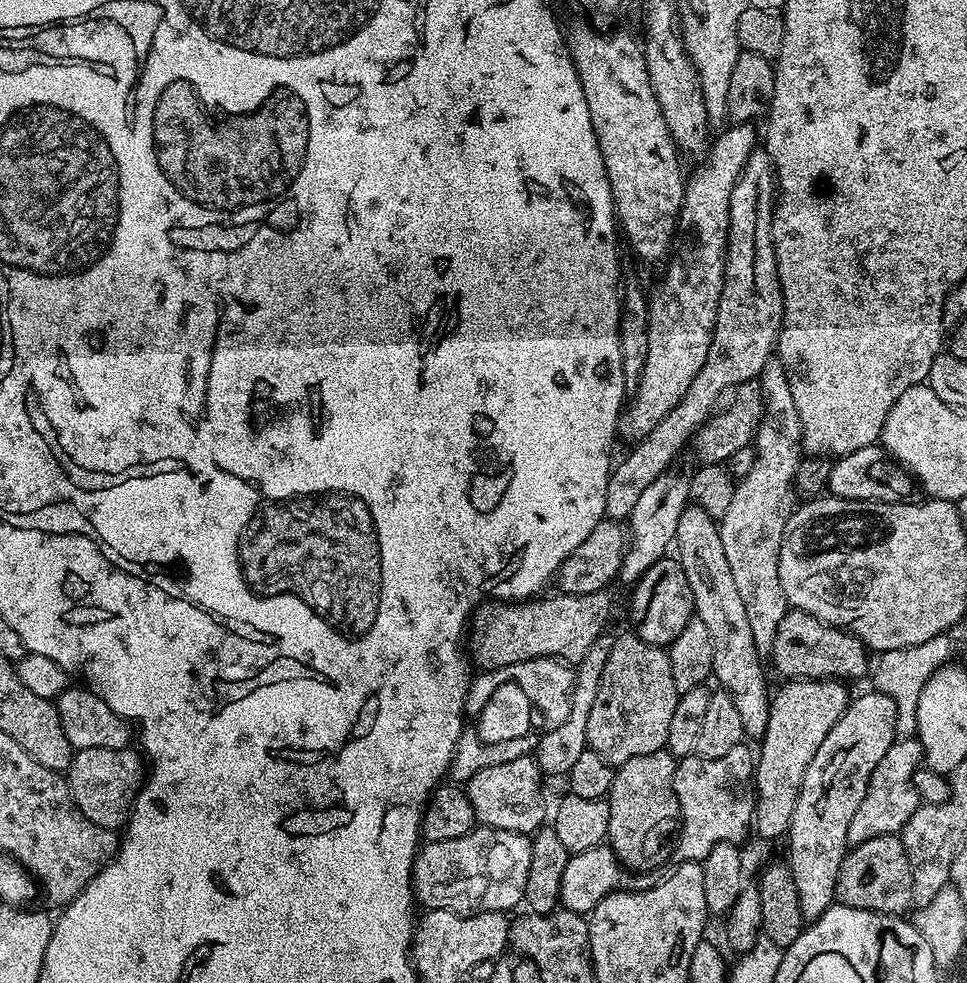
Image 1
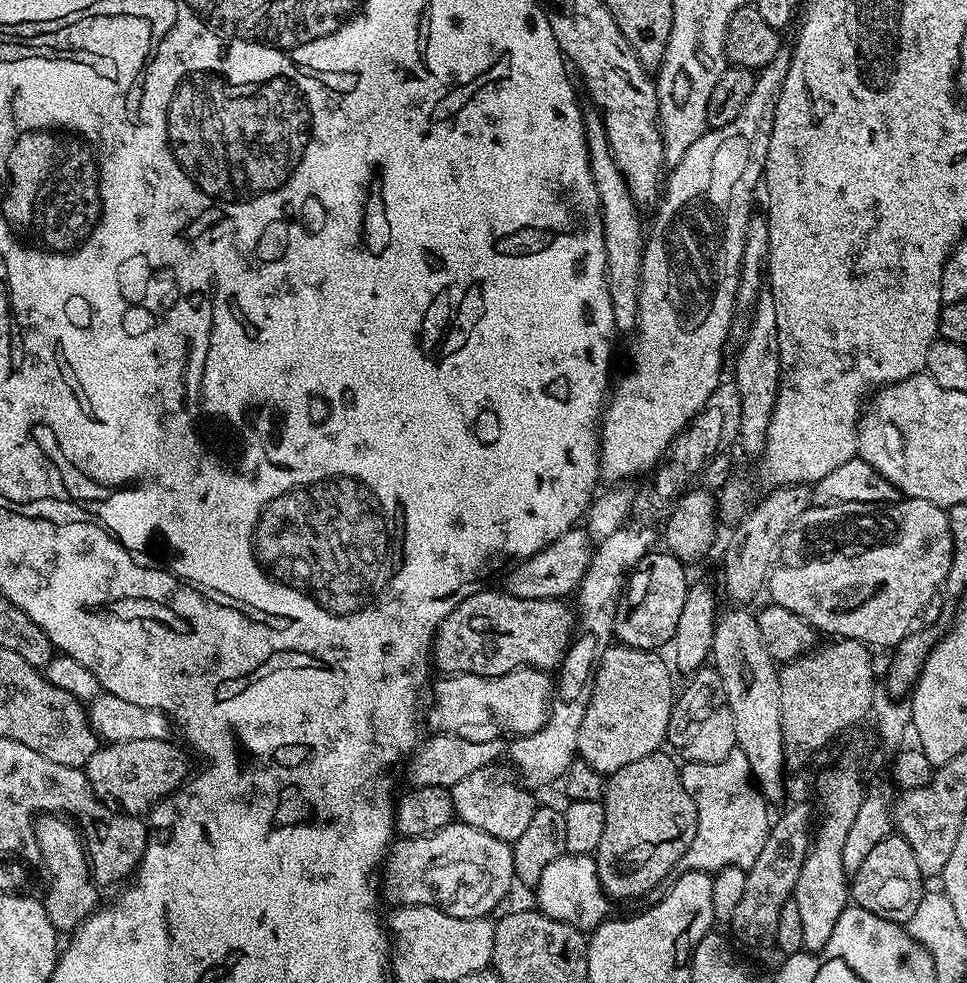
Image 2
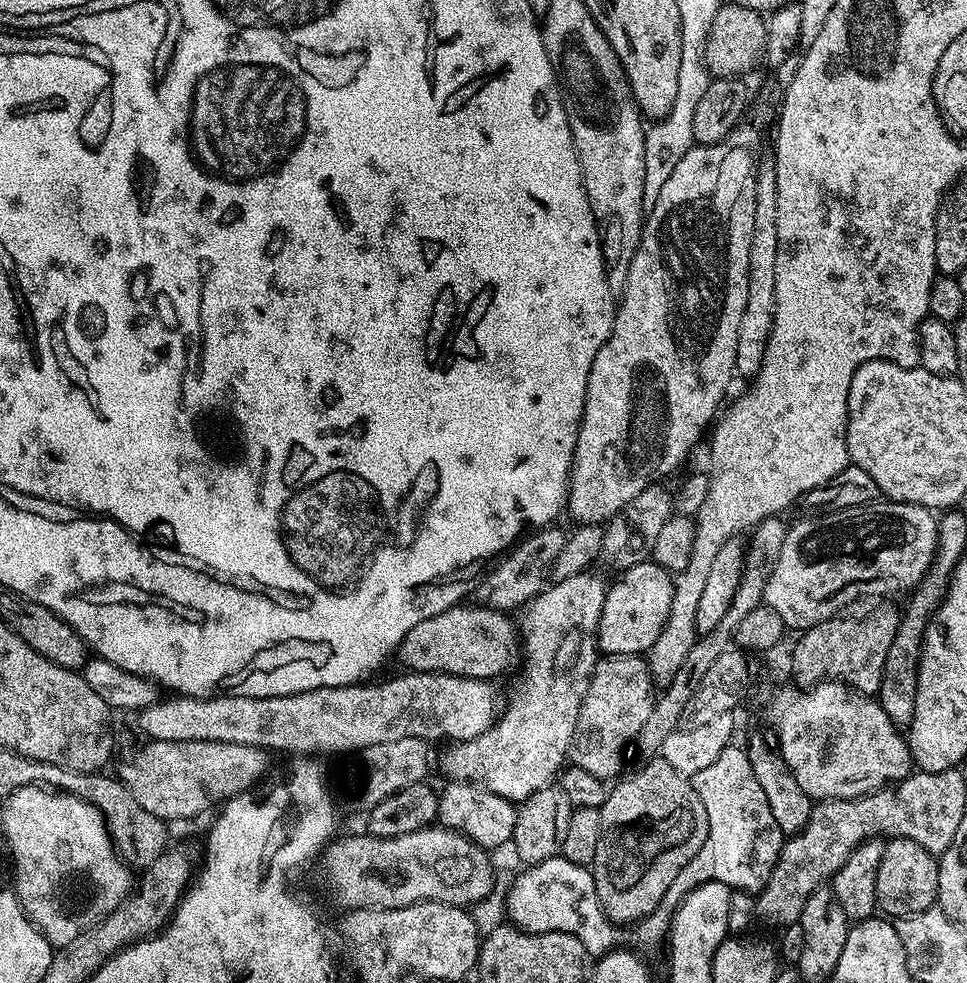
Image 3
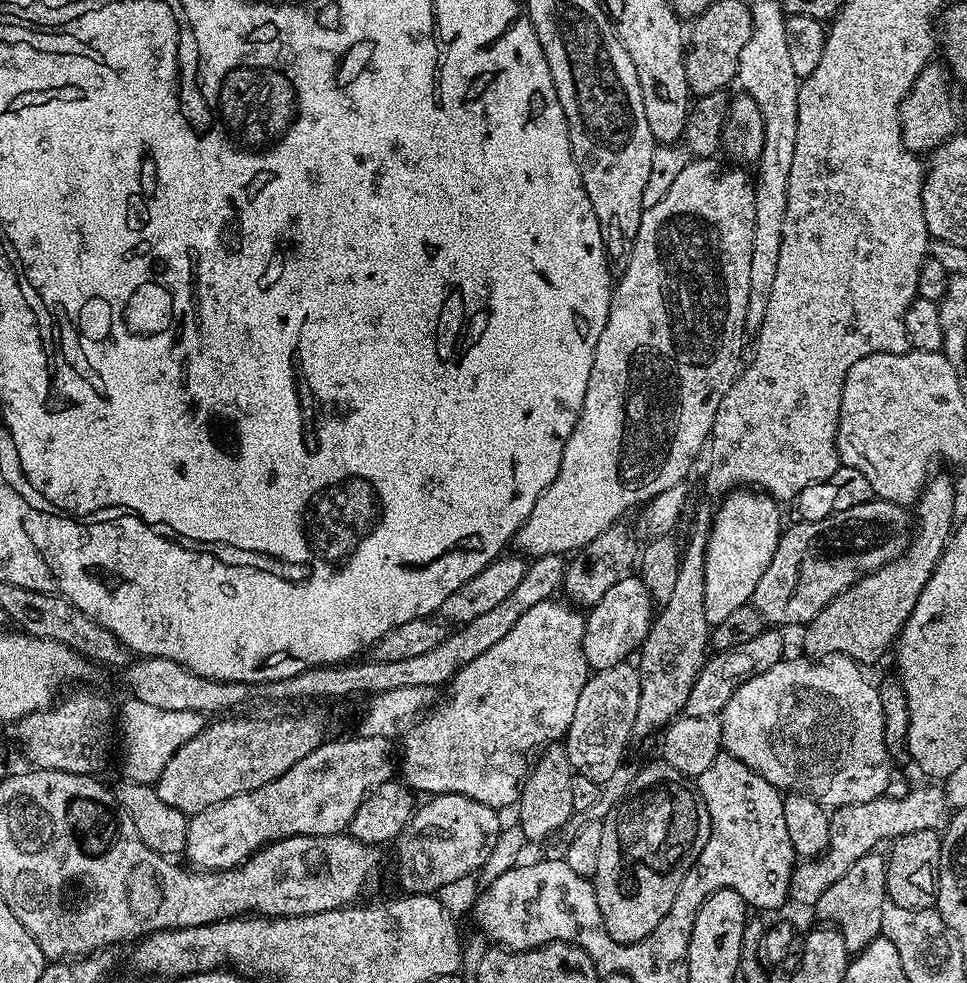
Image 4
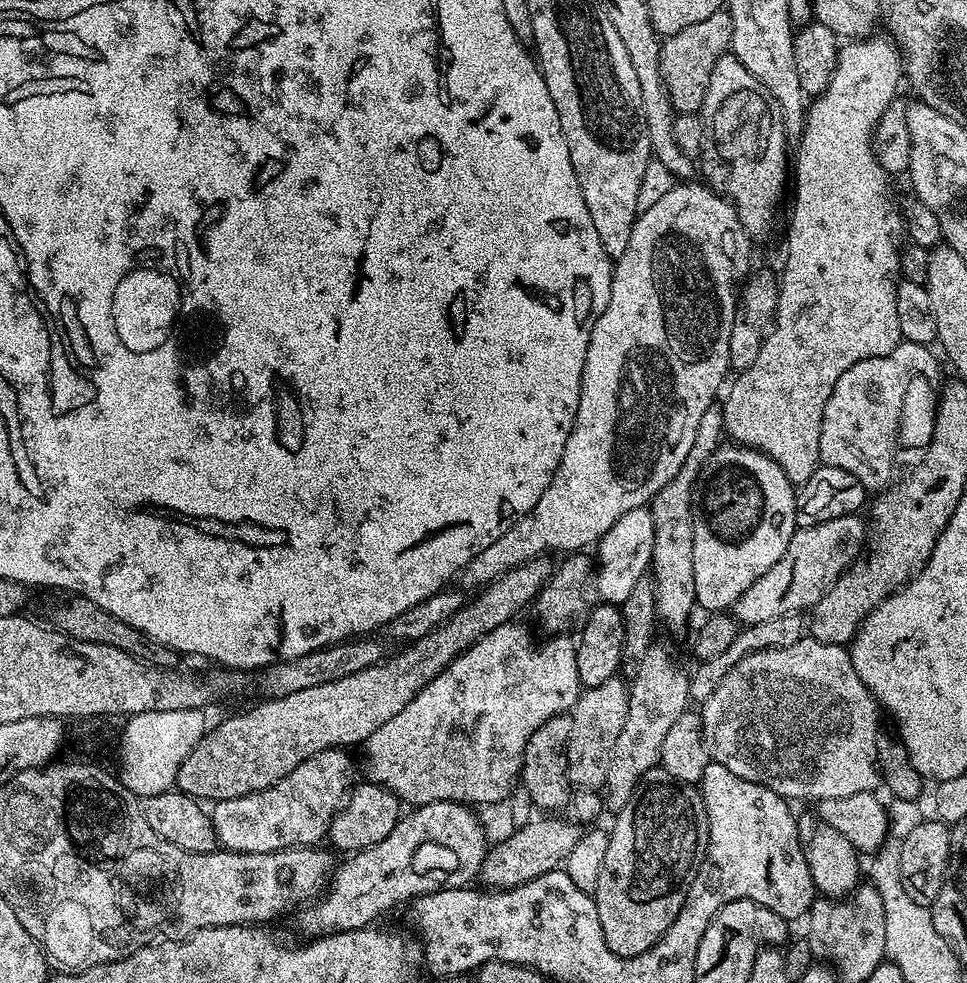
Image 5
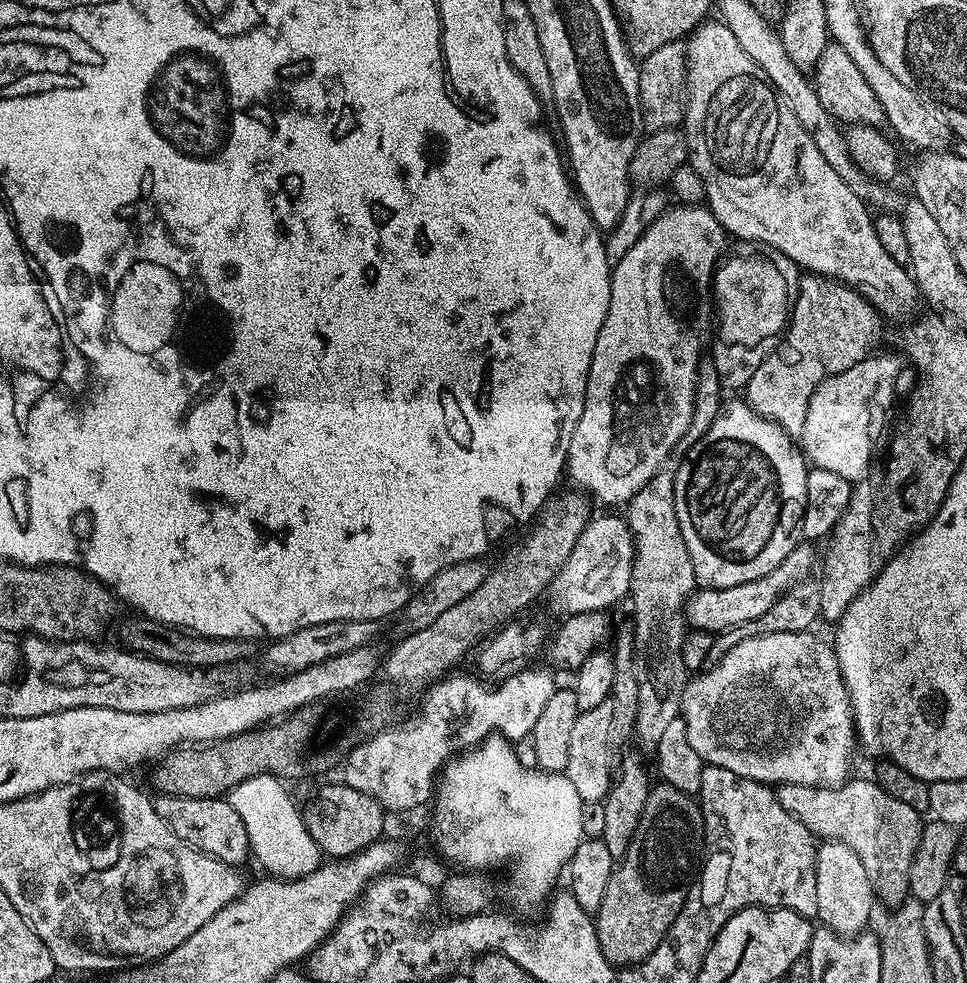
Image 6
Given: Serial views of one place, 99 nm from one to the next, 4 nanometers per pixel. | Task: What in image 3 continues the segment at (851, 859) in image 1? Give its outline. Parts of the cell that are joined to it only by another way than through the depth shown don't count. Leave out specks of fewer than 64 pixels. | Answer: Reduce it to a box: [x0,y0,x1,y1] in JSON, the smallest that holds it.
[876,839,939,918]

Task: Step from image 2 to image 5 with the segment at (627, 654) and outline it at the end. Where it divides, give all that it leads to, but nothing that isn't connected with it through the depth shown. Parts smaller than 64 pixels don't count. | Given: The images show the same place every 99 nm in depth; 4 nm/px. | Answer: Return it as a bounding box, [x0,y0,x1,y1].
[568,675,629,789]

